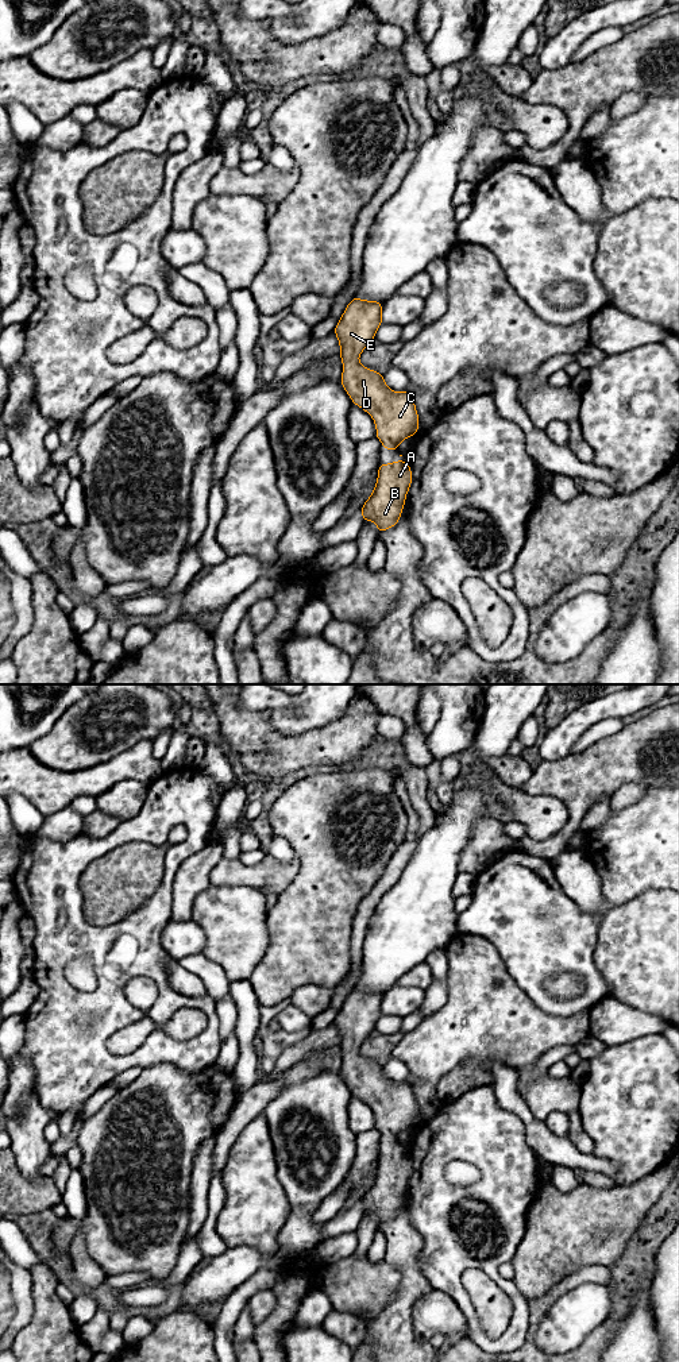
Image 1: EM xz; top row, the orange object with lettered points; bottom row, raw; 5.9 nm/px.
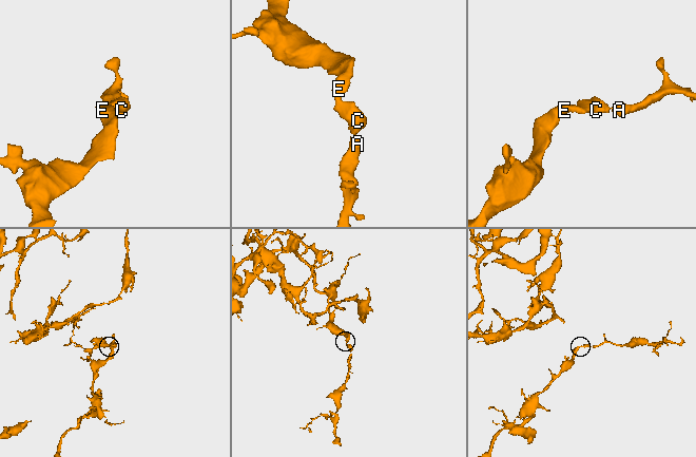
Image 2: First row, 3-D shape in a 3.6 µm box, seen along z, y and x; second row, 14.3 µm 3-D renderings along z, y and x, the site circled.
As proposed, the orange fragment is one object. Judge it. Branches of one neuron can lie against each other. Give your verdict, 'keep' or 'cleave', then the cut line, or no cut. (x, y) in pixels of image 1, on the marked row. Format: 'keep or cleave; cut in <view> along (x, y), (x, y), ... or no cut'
keep; no cut

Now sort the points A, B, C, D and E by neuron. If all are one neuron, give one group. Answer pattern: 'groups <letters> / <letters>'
groups A B C D E

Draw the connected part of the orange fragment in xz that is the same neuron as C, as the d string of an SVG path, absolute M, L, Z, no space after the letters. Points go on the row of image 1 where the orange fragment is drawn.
M354 297L347 305L333 333L340 343L340 358L343 360L343 375L340 383L350 394L352 404L364 409L377 425L375 437L383 448L397 451L398 444L418 432L418 414L409 391L391 391L386 385L382 374L363 367L358 359L360 352L374 340L374 335L382 324L382 302L364 301Z

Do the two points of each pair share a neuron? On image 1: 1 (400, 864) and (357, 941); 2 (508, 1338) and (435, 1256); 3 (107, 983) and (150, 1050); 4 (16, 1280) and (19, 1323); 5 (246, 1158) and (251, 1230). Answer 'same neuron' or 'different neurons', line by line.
1: same neuron
2: same neuron
3: same neuron
4: same neuron
5: same neuron

